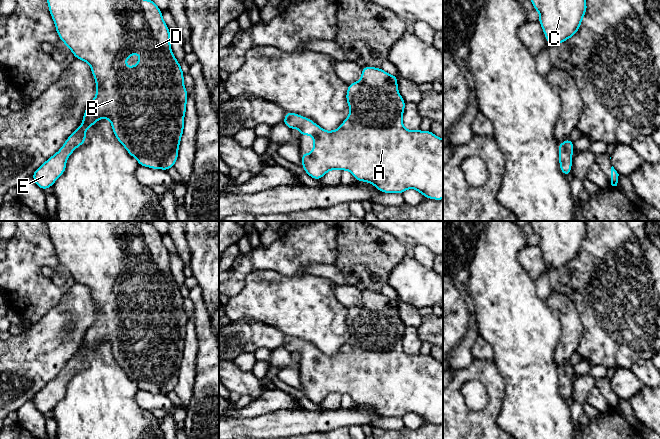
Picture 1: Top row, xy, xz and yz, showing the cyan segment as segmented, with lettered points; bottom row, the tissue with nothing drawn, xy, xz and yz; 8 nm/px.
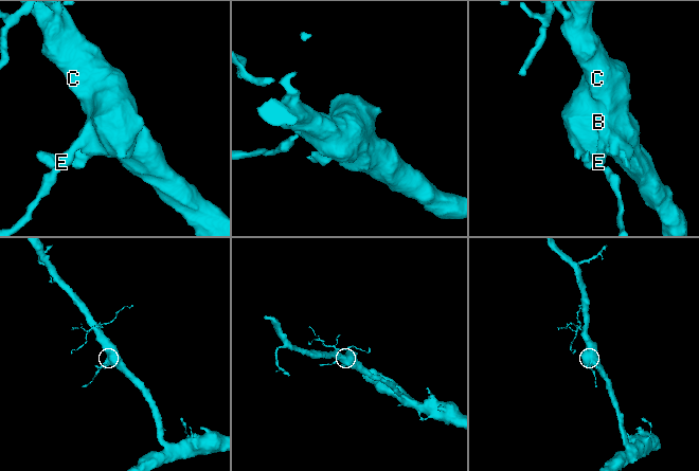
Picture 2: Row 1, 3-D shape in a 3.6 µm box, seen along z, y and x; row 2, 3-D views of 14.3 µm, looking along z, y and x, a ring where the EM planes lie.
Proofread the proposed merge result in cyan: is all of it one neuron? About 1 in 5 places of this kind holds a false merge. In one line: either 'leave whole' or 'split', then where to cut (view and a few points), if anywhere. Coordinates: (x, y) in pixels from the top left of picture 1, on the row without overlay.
leave whole | no cut

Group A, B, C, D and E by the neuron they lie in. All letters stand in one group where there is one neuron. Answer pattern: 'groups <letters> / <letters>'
groups A B C D E

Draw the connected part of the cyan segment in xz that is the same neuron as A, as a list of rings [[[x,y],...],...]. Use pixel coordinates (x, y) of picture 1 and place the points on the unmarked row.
[[[362,291],[361,304],[348,308],[346,324],[349,340],[334,355],[325,355],[311,343],[296,337],[285,337],[283,348],[290,353],[299,353],[302,361],[313,360],[313,376],[301,379],[304,395],[313,403],[320,404],[329,394],[348,394],[357,405],[373,408],[380,416],[402,418],[413,412],[424,421],[443,423],[443,363],[429,355],[410,355],[403,350],[405,325],[398,316],[398,301],[381,292]]]

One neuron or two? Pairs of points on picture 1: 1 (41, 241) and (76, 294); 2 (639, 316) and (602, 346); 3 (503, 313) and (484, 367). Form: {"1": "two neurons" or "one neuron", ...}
{"1": "two neurons", "2": "one neuron", "3": "two neurons"}

